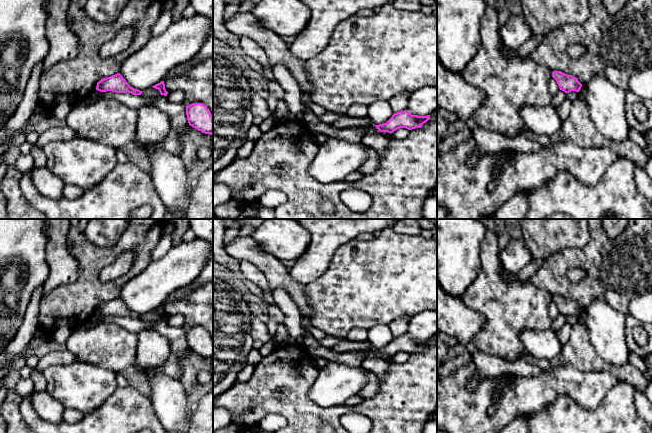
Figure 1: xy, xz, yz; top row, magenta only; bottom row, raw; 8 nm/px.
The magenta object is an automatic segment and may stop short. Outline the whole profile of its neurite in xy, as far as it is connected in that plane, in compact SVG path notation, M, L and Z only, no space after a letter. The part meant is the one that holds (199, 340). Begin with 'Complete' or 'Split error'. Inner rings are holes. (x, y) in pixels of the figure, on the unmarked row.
Complete. M203 327L186 330L187 344L190 350L205 358L213 358L213 339Z

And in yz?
Complete. M553 295L552 301L556 304L559 313L565 317L569 317L571 315L579 316L582 311L582 308L576 301L567 299L561 295Z

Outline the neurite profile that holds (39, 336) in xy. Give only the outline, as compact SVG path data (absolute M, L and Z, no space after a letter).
M38 329L35 334L33 335L31 341L29 342L28 346L26 347L26 352L33 351L37 346L39 346L43 341L46 340L45 332Z

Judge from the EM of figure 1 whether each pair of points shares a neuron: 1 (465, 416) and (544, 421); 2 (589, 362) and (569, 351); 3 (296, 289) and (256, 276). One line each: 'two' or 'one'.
1: two
2: one
3: two

